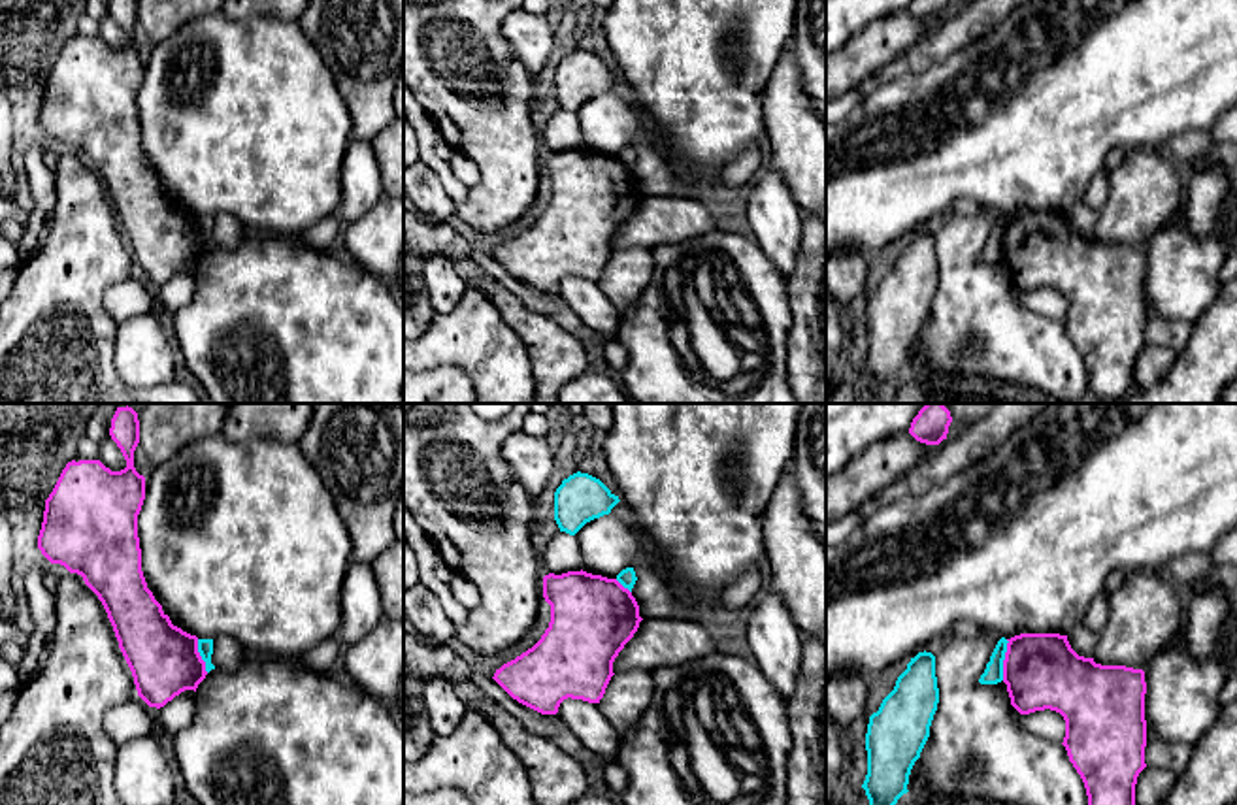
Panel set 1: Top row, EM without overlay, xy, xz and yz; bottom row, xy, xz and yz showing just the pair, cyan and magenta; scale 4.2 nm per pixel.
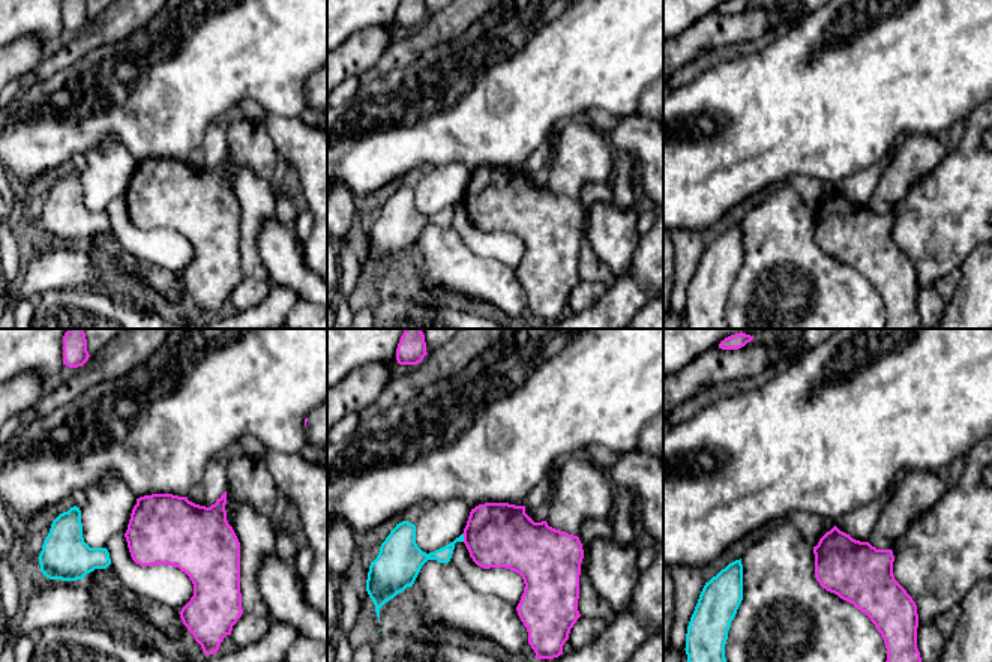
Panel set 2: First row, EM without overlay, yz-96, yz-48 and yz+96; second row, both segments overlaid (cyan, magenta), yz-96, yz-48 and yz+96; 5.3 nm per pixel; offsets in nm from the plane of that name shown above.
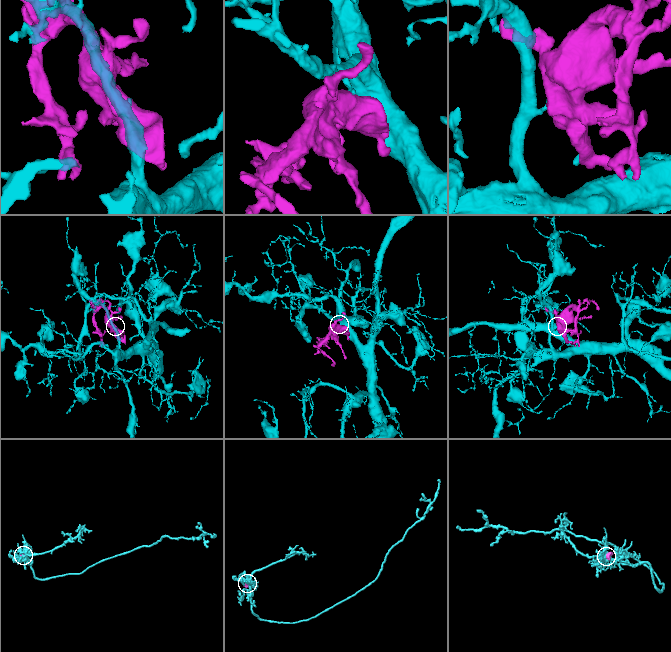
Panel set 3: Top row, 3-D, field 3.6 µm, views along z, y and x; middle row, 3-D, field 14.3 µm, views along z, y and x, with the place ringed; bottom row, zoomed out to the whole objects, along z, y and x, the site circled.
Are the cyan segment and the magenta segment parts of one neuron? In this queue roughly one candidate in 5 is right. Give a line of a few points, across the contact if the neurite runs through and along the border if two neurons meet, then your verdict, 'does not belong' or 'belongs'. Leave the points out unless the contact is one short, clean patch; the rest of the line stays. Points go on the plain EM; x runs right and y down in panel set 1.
line yz (1007, 217), (1002, 257); does not belong

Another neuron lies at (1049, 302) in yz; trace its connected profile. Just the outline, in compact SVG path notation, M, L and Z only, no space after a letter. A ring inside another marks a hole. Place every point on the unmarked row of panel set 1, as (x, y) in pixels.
M1013 285L1013 294L1014 300L1037 313L1037 315L1045 315L1056 320L1064 320L1065 315L1065 298L1060 290L1045 287L1045 288L1035 288L1030 292L1020 292L1014 285Z

